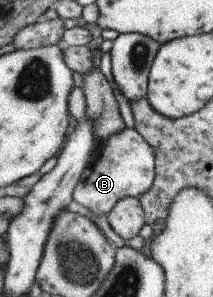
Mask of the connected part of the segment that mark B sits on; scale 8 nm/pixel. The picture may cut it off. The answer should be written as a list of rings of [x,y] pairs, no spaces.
[[[124,126],[120,132],[109,136],[95,151],[96,158],[87,163],[87,167],[81,172],[80,180],[71,194],[71,199],[85,207],[91,214],[106,215],[120,199],[129,196],[137,199],[151,187],[154,178],[155,156],[148,143],[134,129]]]

